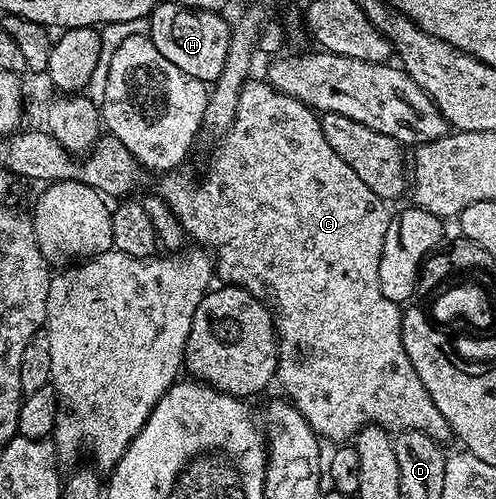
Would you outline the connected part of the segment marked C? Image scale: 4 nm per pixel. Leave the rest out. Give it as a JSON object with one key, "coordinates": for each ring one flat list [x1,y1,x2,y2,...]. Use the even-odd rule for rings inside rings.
{"coordinates":[[249,79,240,92,236,116,223,133,224,141,217,146,216,153,213,154,208,173,201,180,187,176,184,170,173,170,161,175,159,196,167,202,170,210,174,210,178,222,189,237,214,257,215,275,219,279,221,276,224,279,221,281,225,285,245,288,252,295,267,297,270,301,270,308,276,321,276,339,280,341,276,380,284,387,283,395,306,418,306,422,315,430,317,437,325,441,328,439,336,440,332,442,348,442,369,424,377,424,380,428,387,428,393,433,420,431,435,440,447,441,450,429,446,418,442,418,438,406,434,406,434,398,430,398,430,390,422,386,418,370,414,370,414,366,410,366,410,358,406,358,400,325,401,305,390,302,390,298,382,294,382,286,378,286,378,262,382,258,382,242,386,242,386,230,390,219,389,205,382,198,378,198,378,194,374,194,374,190,370,190,370,186,366,186,366,182,362,182,362,178,358,178,358,174,354,174,354,170,350,170,350,166,346,166,346,162,342,162,338,154,334,154,330,142,326,142,326,134,322,134,320,129,320,116,313,109,298,102,298,98,290,98,263,79,260,80]]}

